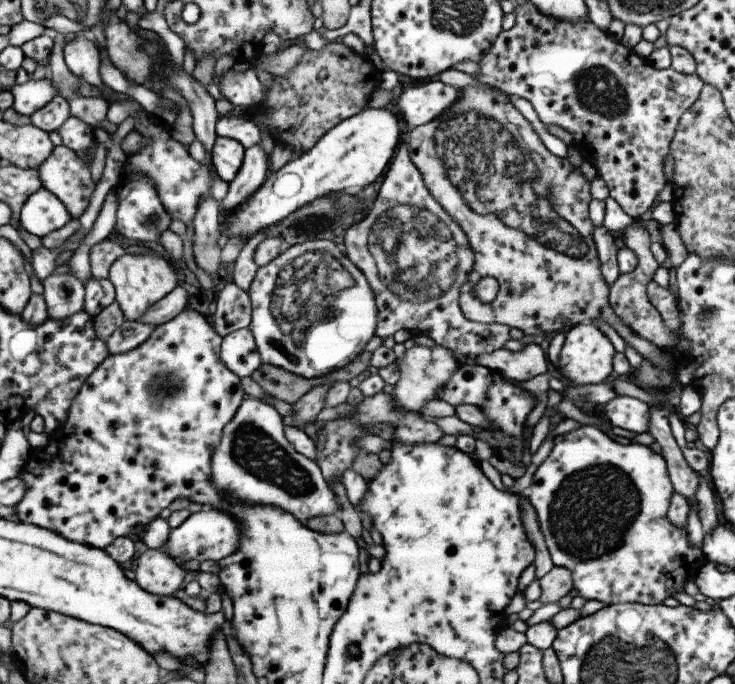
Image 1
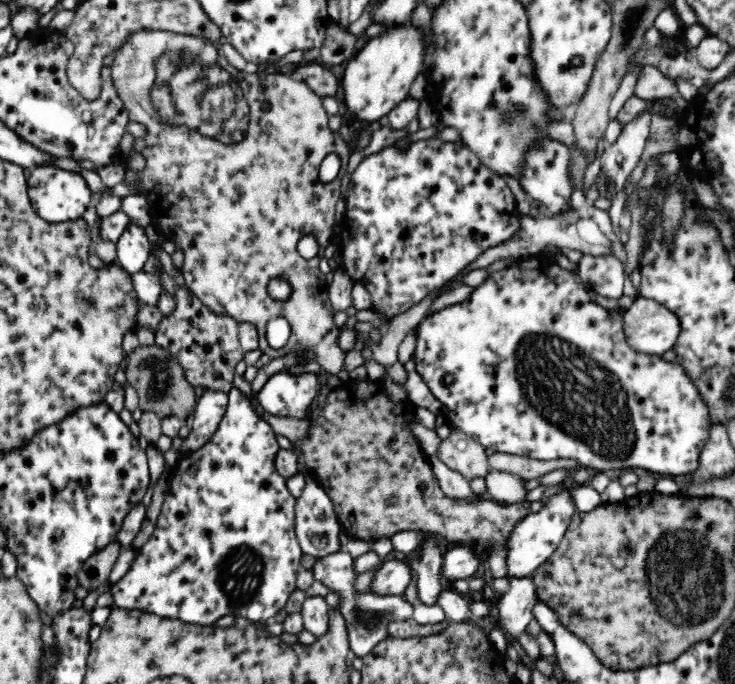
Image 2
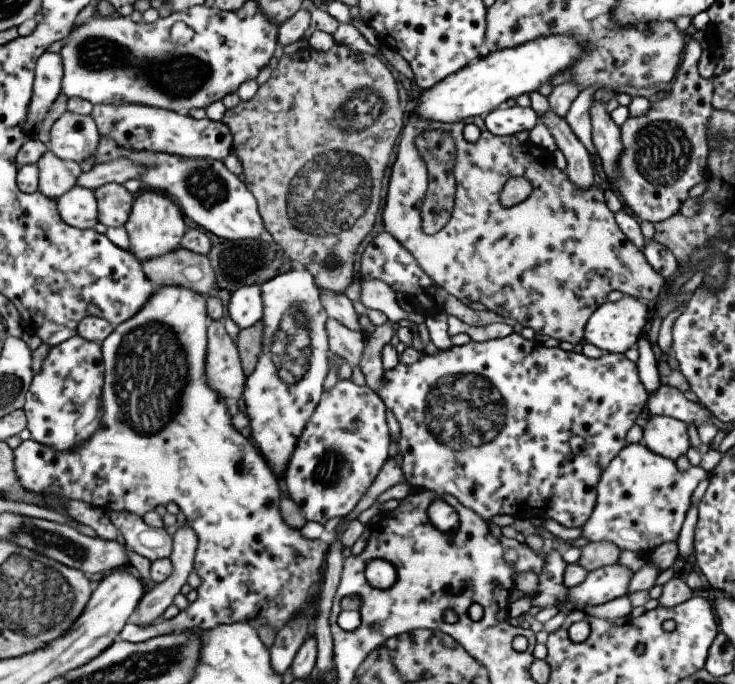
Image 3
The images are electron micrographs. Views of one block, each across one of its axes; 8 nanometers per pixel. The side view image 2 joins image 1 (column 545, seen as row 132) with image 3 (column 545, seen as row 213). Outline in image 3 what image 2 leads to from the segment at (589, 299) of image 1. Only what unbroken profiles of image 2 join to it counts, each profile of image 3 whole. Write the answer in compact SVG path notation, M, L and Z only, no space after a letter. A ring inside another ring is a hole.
M412 112L405 117L401 138L397 142L381 222L384 232L390 233L446 294L467 306L479 302L487 311L501 318L511 318L522 327L530 328L535 335L547 335L558 342L575 345L584 340L585 322L596 307L606 301L605 296L609 292L619 290L625 296L649 300L649 305L652 305L664 284L664 278L649 266L641 250L635 248L619 230L614 213L605 205L603 192L597 184L585 190L575 188L564 171L555 167L552 152L535 146L528 139L521 144L515 135L490 134L482 117L473 116L459 123L441 123L419 119ZM466 124L473 124L479 129L479 138L473 144L465 142L462 136ZM430 129L447 132L454 143L454 204L443 229L436 234L425 235L420 228L419 208L426 194L426 165L414 143L419 134ZM512 177L525 178L531 184L531 193L521 203L505 207L499 203L499 194L505 182Z

